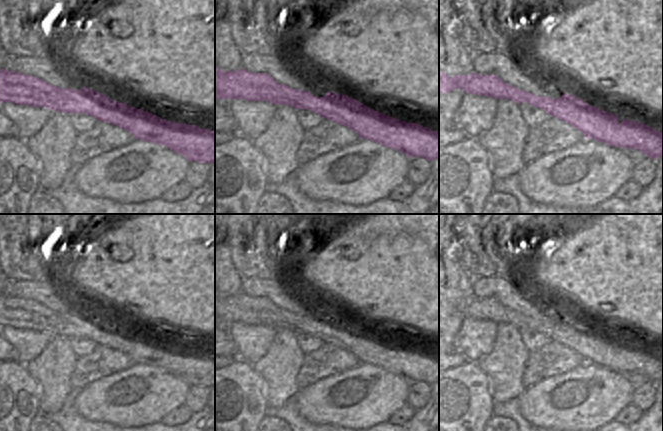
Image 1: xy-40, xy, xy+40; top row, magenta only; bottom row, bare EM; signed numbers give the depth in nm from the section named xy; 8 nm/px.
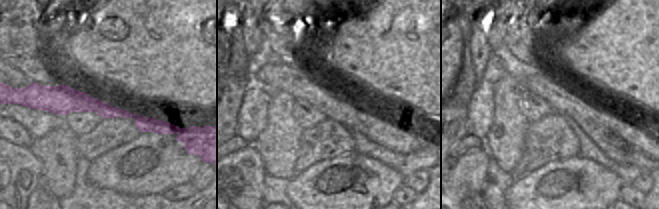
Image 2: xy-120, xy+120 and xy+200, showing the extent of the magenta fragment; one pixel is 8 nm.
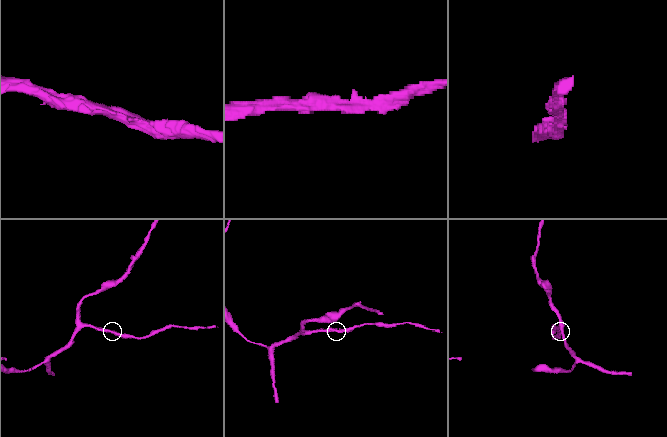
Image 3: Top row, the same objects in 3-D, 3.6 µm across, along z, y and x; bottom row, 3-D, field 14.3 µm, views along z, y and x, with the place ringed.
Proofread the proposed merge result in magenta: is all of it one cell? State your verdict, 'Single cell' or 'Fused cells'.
Single cell

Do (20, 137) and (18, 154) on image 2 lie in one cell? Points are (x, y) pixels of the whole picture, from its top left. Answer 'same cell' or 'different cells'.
different cells

